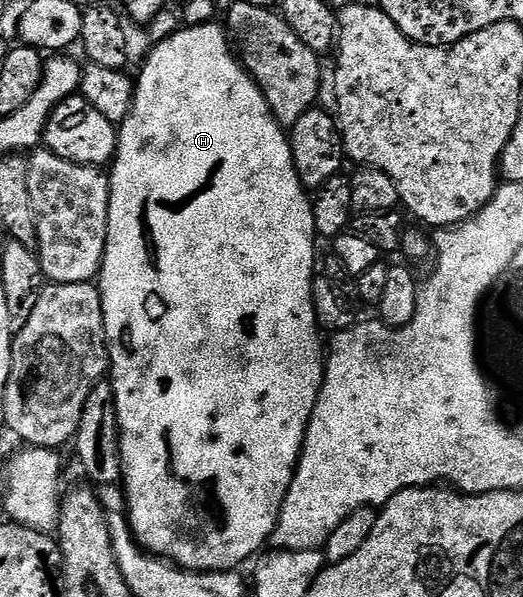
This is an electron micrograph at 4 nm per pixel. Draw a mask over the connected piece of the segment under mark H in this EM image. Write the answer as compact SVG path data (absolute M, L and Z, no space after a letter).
M217 23L201 24L195 28L186 26L179 30L175 36L168 37L150 51L150 56L145 64L141 65L136 76L136 89L134 91L134 105L128 118L118 128L118 149L109 169L110 178L110 213L108 214L108 242L106 253L102 259L100 273L100 291L102 294L102 313L106 327L106 344L110 347L110 370L114 393L116 394L116 410L118 411L118 429L120 430L120 450L122 451L122 479L126 484L126 508L130 522L130 531L134 539L146 549L147 552L173 560L180 568L188 568L191 572L229 572L237 569L246 559L257 557L267 547L270 536L274 533L276 522L280 518L280 510L284 506L284 498L292 486L294 471L298 469L298 459L302 453L302 443L308 430L308 422L314 413L322 383L326 380L327 357L324 355L324 340L320 335L316 310L312 302L314 289L314 206L308 190L300 182L296 174L296 166L290 149L290 138L287 129L279 124L278 119L272 114L264 94L259 90L258 84L251 78L249 72L242 67L239 57L232 51L231 41L227 33L218 29Z

